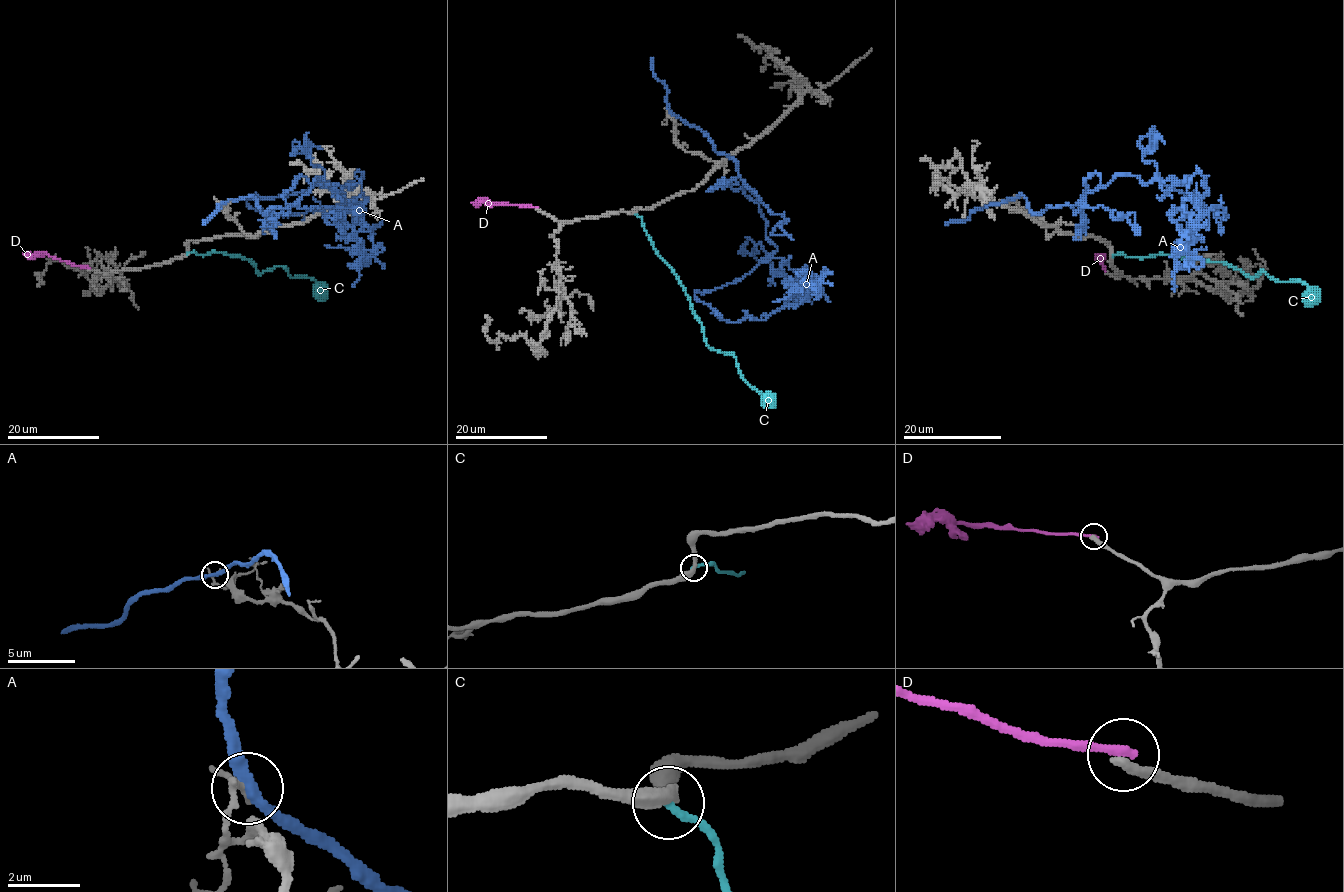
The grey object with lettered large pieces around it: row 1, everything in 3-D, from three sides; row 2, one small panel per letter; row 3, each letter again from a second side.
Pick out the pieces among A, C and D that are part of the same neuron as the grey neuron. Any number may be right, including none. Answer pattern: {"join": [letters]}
{"join": []}

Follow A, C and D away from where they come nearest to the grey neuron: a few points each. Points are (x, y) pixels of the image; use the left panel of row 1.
A: (221, 203), (265, 213), (325, 181), (247, 202), (269, 221), (349, 209), (374, 249), (357, 246), (353, 287)
C: (187, 252), (238, 255), (254, 264), (258, 273), (284, 266), (290, 277), (311, 278), (317, 282), (324, 300)
D: (88, 267), (72, 265), (43, 254), (24, 252)

